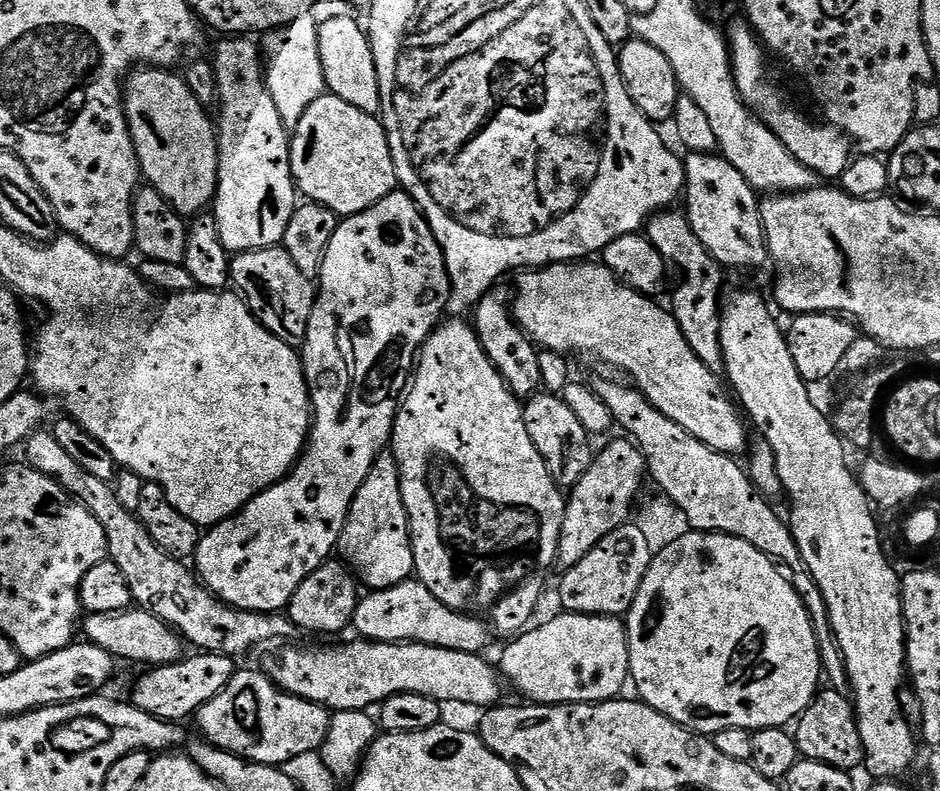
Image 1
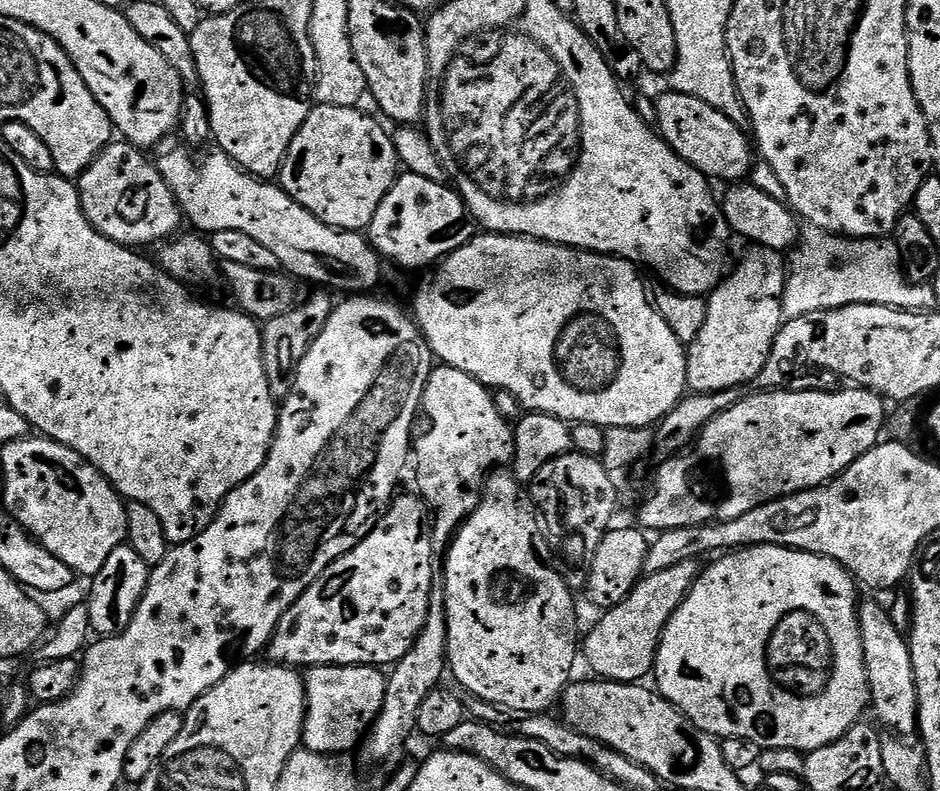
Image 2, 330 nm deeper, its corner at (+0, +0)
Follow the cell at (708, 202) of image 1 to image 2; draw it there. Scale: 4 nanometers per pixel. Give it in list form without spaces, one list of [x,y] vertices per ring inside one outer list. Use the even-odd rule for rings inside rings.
[[[752,246],[749,252],[740,260],[736,269],[729,271],[720,283],[708,293],[708,309],[706,322],[702,330],[698,330],[698,338],[694,338],[686,348],[688,353],[688,388],[693,393],[698,392],[727,392],[739,389],[739,384],[751,385],[758,374],[766,366],[770,358],[770,350],[774,346],[776,336],[780,333],[780,325],[784,323],[782,298],[784,297],[784,283],[788,280],[786,260],[775,248],[761,248]]]

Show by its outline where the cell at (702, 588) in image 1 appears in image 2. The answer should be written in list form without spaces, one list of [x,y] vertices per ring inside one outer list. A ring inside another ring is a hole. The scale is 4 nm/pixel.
[[[753,544],[751,548],[728,550],[712,562],[709,568],[705,567],[697,576],[682,606],[674,610],[660,639],[654,669],[657,684],[655,687],[660,695],[665,696],[691,724],[698,726],[703,732],[708,732],[713,738],[750,738],[750,742],[758,742],[761,750],[785,748],[807,754],[842,738],[842,734],[846,734],[846,730],[853,728],[863,717],[860,715],[863,714],[864,708],[866,712],[870,704],[862,634],[858,622],[857,581],[838,561],[831,560],[828,556],[799,552],[797,548],[783,548],[777,544]]]

